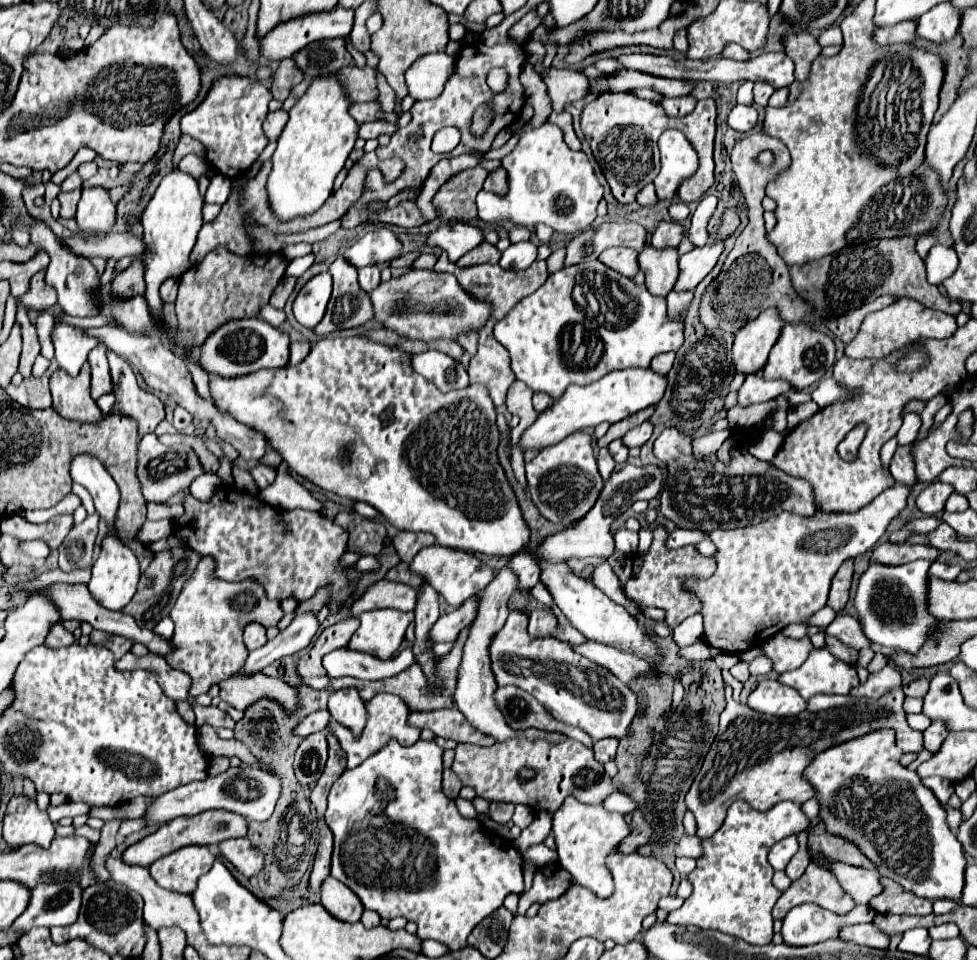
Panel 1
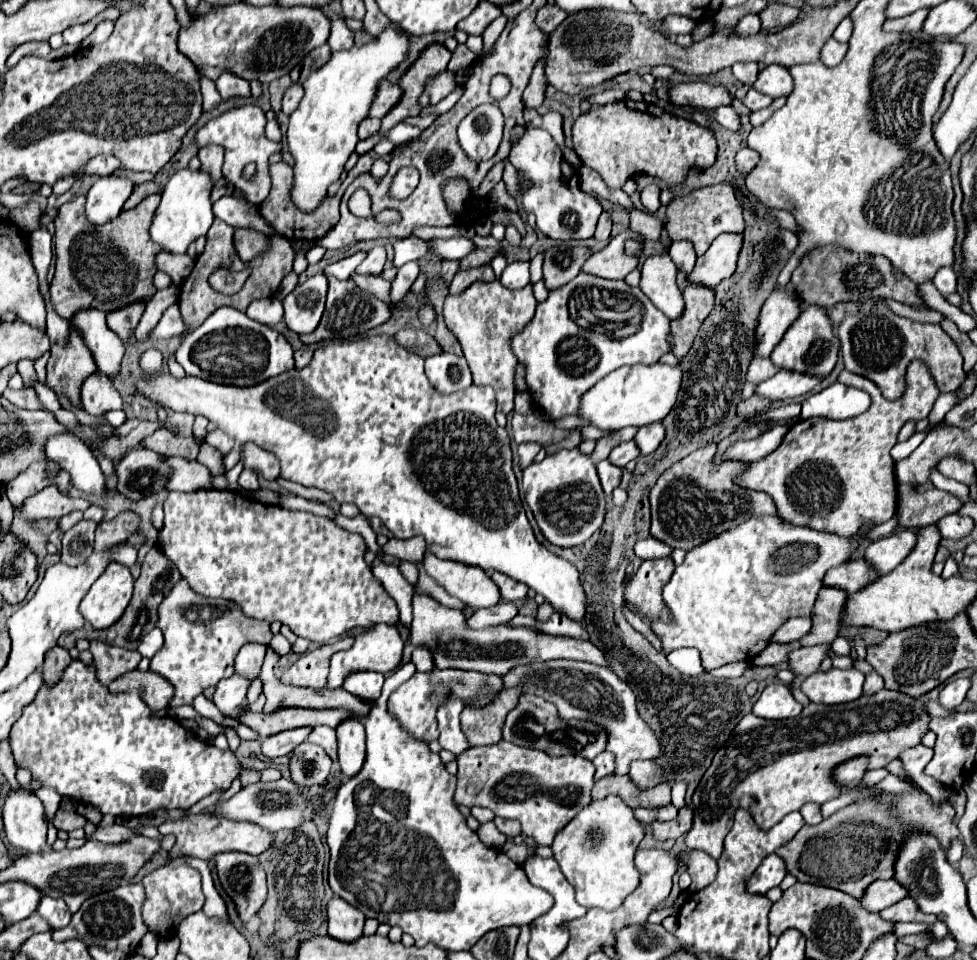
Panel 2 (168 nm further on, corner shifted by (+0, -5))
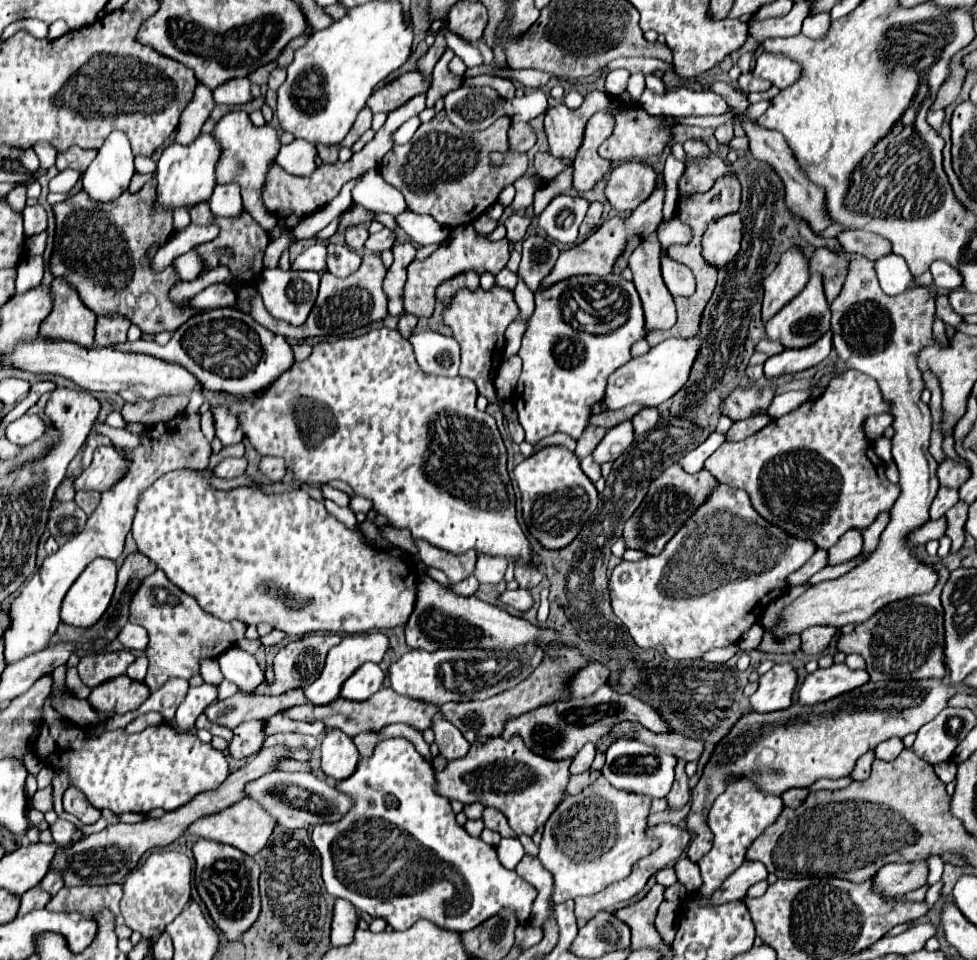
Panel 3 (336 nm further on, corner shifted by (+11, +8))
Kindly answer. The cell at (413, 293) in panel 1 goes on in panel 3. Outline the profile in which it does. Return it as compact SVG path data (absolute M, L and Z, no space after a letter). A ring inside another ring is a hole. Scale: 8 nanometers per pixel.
M329 243L327 249L329 249L329 257L327 257L329 273L333 273L337 277L347 277L359 269L361 257L355 251L351 251L349 247Z

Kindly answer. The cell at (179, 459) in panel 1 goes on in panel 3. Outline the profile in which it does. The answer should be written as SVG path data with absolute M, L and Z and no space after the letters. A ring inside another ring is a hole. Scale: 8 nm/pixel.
M99 447L95 451L93 463L77 477L75 487L77 491L105 491L109 489L115 481L125 475L129 467L129 461L117 453L113 447Z

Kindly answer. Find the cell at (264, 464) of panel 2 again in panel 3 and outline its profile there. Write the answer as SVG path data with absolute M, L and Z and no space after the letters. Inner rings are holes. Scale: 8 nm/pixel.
M263 457L263 459L261 459L261 471L263 471L273 483L277 483L277 481L283 481L283 477L285 477L285 473L287 473L287 467L285 467L283 459L279 459L279 457Z

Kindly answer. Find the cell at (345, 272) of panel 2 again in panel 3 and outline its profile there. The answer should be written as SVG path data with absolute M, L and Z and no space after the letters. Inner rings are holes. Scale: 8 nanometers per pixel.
M315 243L311 247L307 247L293 263L291 263L291 271L293 269L301 269L301 271L323 271L325 269L325 257L327 257L327 249L323 243Z

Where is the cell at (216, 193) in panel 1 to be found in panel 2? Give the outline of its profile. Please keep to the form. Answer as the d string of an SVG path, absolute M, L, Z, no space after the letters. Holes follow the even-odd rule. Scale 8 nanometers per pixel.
M222 196L214 202L214 216L224 220L230 226L242 226L242 228L254 228L264 234L272 234L270 224L258 214L256 206L250 206L234 196Z

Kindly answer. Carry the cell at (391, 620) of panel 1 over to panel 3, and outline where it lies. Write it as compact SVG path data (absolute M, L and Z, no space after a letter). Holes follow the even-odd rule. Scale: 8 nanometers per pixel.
M381 631L365 633L365 635L347 635L347 637L343 637L343 641L329 651L325 669L319 675L319 679L305 689L307 701L311 705L329 705L329 703L333 703L339 697L339 691L341 691L345 679L349 679L349 675L353 675L367 661L381 663L381 659L383 659L383 655L385 655L387 649L389 649L389 639Z

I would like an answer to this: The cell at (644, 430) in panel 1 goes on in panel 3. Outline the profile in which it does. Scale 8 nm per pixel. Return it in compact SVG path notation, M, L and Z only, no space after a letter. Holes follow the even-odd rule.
M645 407L643 411L639 411L635 417L633 417L633 427L635 427L635 435L643 435L645 431L649 431L659 419L659 413L657 409L653 407Z

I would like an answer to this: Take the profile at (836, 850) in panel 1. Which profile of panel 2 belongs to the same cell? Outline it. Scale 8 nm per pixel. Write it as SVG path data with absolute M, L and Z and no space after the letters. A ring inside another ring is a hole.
M906 792L862 800L838 810L818 826L804 826L788 844L780 846L776 854L786 860L788 872L794 874L798 882L830 886L860 898L874 880L894 876L896 848L904 830L920 828L932 832L938 836L942 848L948 848L950 840L960 836L954 816L956 812L950 802L936 808L926 792Z

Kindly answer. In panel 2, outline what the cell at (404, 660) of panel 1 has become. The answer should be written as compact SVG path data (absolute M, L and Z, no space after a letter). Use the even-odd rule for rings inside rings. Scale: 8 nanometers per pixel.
M352 672L344 678L342 688L362 700L378 700L384 684L384 674L380 672Z

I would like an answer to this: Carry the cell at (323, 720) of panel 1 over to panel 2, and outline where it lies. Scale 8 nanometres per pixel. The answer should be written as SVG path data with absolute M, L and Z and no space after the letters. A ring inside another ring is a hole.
M294 728L294 730L284 730L274 736L268 736L262 740L262 752L268 758L290 754L298 744L302 744L308 738L308 732L312 732L312 728Z

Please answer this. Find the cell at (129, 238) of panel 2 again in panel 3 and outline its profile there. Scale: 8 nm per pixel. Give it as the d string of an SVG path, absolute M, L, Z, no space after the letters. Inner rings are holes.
M153 177L141 191L125 191L119 199L109 203L97 203L89 199L85 191L79 191L67 201L53 205L57 217L55 247L51 255L53 275L65 277L95 315L123 315L149 335L177 331L189 315L197 315L197 309L189 307L189 299L181 303L169 299L171 285L179 281L173 265L161 273L151 269L147 251L155 243L163 247L173 235L173 213L153 209L155 193L157 179Z

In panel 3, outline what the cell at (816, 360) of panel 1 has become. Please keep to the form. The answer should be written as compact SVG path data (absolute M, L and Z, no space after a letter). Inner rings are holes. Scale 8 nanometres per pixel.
M815 273L815 275L811 275L805 289L797 297L793 297L779 313L775 313L773 319L769 319L765 323L765 327L767 327L769 339L781 341L787 349L799 349L799 347L807 347L807 345L815 343L825 331L829 331L829 319L831 319L831 311L829 311L827 299L825 299L821 275Z

